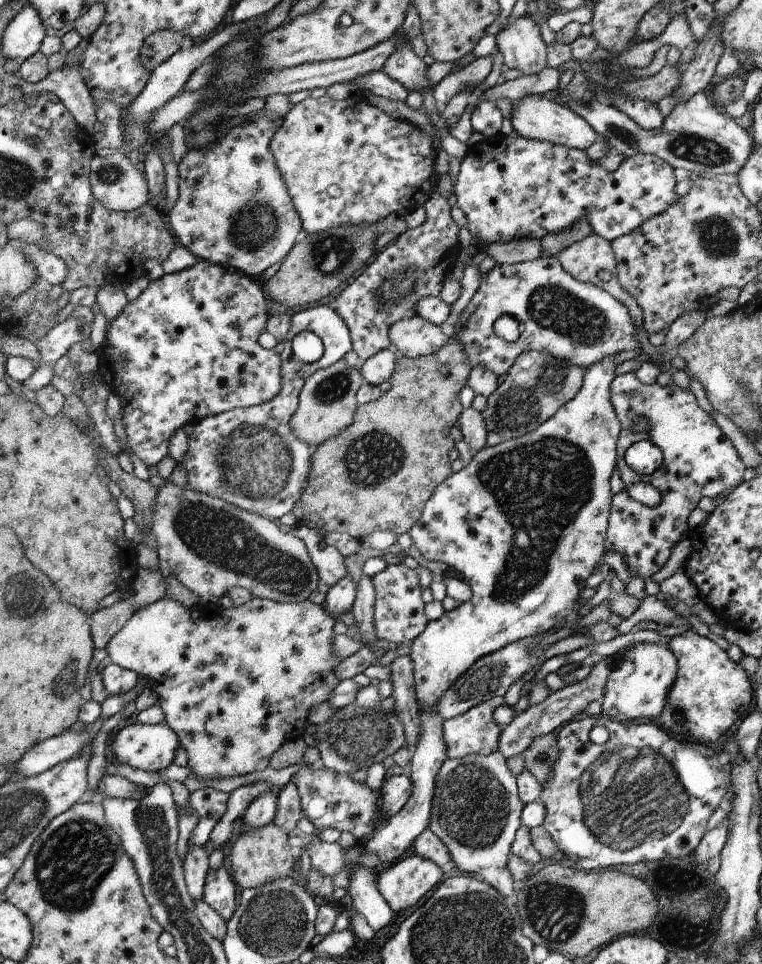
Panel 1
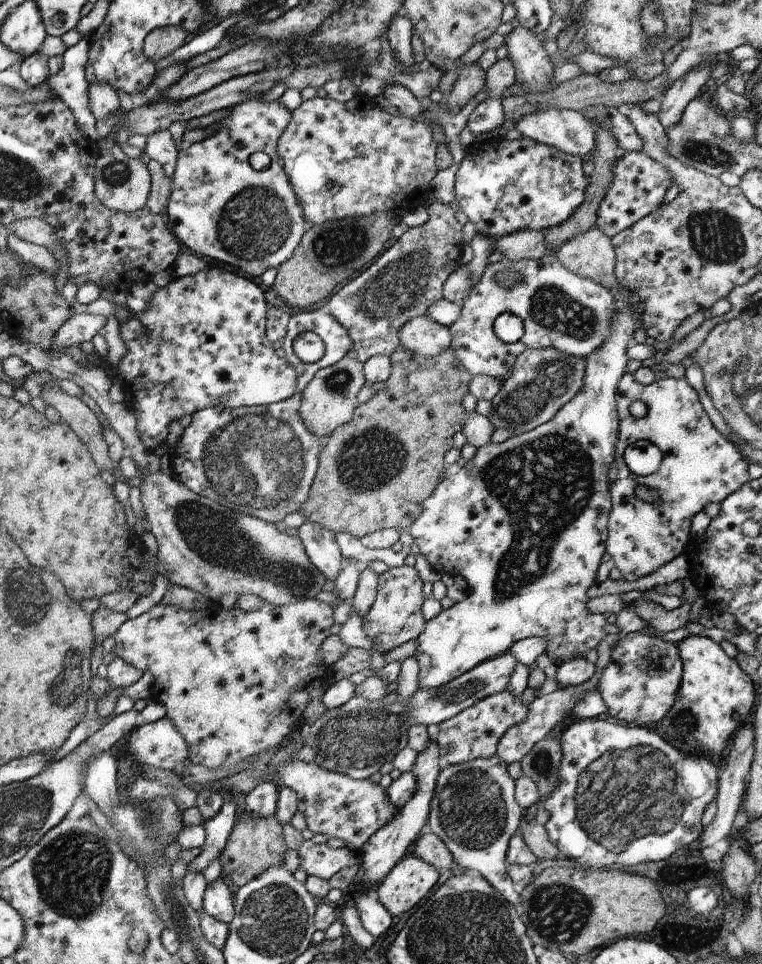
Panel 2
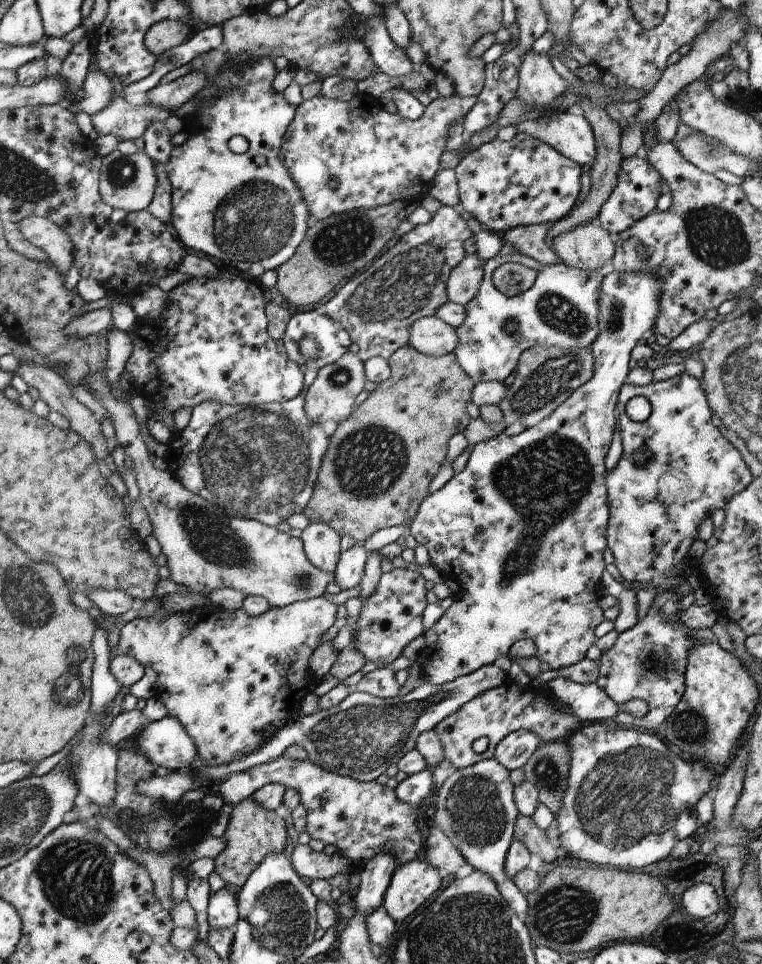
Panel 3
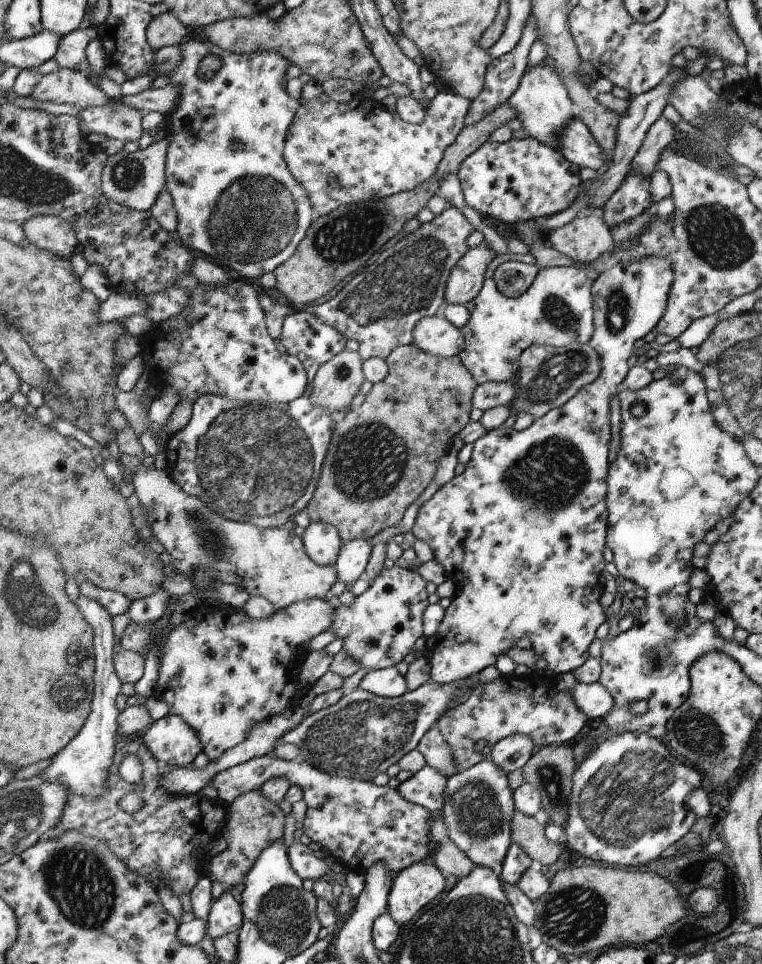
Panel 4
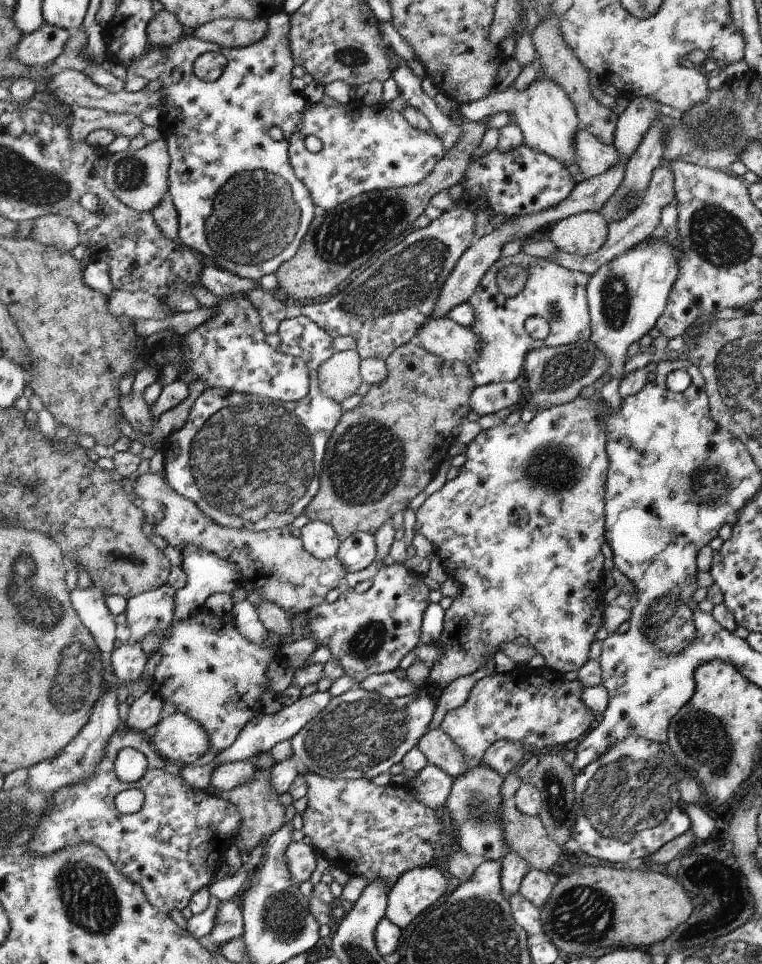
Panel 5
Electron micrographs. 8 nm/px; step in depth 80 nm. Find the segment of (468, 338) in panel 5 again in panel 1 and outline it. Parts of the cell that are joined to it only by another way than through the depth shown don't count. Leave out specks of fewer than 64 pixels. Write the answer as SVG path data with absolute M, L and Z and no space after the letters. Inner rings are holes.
M418 314L396 322L389 332L392 350L409 358L432 355L451 340L442 326L428 322Z

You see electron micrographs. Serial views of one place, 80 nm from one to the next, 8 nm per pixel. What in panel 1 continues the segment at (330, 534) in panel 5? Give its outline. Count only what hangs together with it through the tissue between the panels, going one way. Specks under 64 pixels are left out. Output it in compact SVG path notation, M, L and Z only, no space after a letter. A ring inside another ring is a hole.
M300 525L294 535L306 544L321 583L332 587L338 580L348 575L344 556L334 546L326 544L324 540L326 534L318 528Z

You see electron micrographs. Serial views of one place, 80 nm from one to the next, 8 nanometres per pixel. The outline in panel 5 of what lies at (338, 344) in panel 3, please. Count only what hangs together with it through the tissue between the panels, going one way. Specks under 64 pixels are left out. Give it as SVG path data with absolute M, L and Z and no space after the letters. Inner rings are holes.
M300 315L296 318L284 319L279 324L279 336L281 337L281 345L279 349L286 354L300 357L304 359L310 370L310 392L300 401L296 402L280 402L280 400L256 399L255 396L243 395L234 391L226 390L222 387L208 387L194 401L192 405L189 419L187 423L173 432L168 438L164 438L165 445L163 446L163 454L165 458L165 469L163 476L166 477L168 484L186 498L193 500L198 508L211 519L214 519L223 527L232 527L238 529L240 527L253 531L265 531L268 529L282 528L292 525L292 522L301 514L305 513L307 506L315 498L315 494L319 492L319 476L322 474L323 460L330 440L330 434L334 432L334 428L338 424L342 415L342 407L330 396L323 394L320 388L319 376L317 368L325 363L336 350L332 347L333 338L323 328L320 328L313 320L307 316Z

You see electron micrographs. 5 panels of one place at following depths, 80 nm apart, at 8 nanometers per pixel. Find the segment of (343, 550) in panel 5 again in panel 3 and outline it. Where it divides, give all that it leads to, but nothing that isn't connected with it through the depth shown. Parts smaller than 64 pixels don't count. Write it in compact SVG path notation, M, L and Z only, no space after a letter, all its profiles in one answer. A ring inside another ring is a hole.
M352 542L346 552L341 552L335 571L338 586L348 590L360 585L366 573L367 558L370 554L362 543Z

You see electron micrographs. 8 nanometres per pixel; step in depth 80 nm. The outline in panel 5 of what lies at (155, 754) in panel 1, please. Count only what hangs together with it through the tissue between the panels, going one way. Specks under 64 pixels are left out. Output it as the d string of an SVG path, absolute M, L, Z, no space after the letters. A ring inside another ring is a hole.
M178 710L162 719L149 739L164 760L180 766L194 764L211 747L203 726Z

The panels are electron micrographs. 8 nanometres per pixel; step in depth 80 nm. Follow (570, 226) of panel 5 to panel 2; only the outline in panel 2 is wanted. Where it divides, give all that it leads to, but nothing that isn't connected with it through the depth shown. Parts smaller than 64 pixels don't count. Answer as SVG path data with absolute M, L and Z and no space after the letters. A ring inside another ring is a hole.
M598 227L590 228L588 232L564 242L554 253L567 270L574 272L574 274L580 274L584 278L592 278L592 280L600 282L614 295L616 302L629 303L631 306L635 306L636 309L640 309L636 303L632 303L634 300L630 298L630 292L622 292L622 287L617 283L614 275L614 248L610 244L610 238Z

